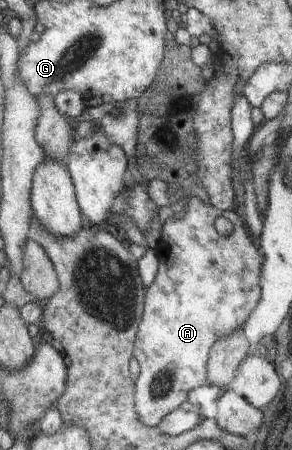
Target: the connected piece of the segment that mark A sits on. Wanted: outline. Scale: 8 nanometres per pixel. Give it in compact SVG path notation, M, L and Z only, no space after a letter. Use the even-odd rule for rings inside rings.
M191 198L190 200L183 202L179 205L182 208L182 216L180 218L172 219L168 218L161 226L161 239L158 241L156 250L159 265L157 268L157 275L154 282L146 288L145 293L145 305L143 308L142 318L138 325L138 332L136 333L136 340L134 343L133 356L138 360L140 365L139 376L134 381L135 384L135 409L138 413L139 419L149 427L158 427L160 421L173 410L176 410L182 402L188 399L192 399L192 391L198 386L207 384L207 362L209 354L213 344L217 343L224 337L229 337L232 333L243 330L243 326L246 324L251 312L255 309L261 297L261 288L259 285L261 277L261 262L260 253L252 241L253 237L248 232L248 228L245 221L242 221L241 215L235 210L221 211L211 205L205 205L198 198ZM218 216L224 216L228 218L233 224L233 232L230 236L220 236L214 227L214 222Z

